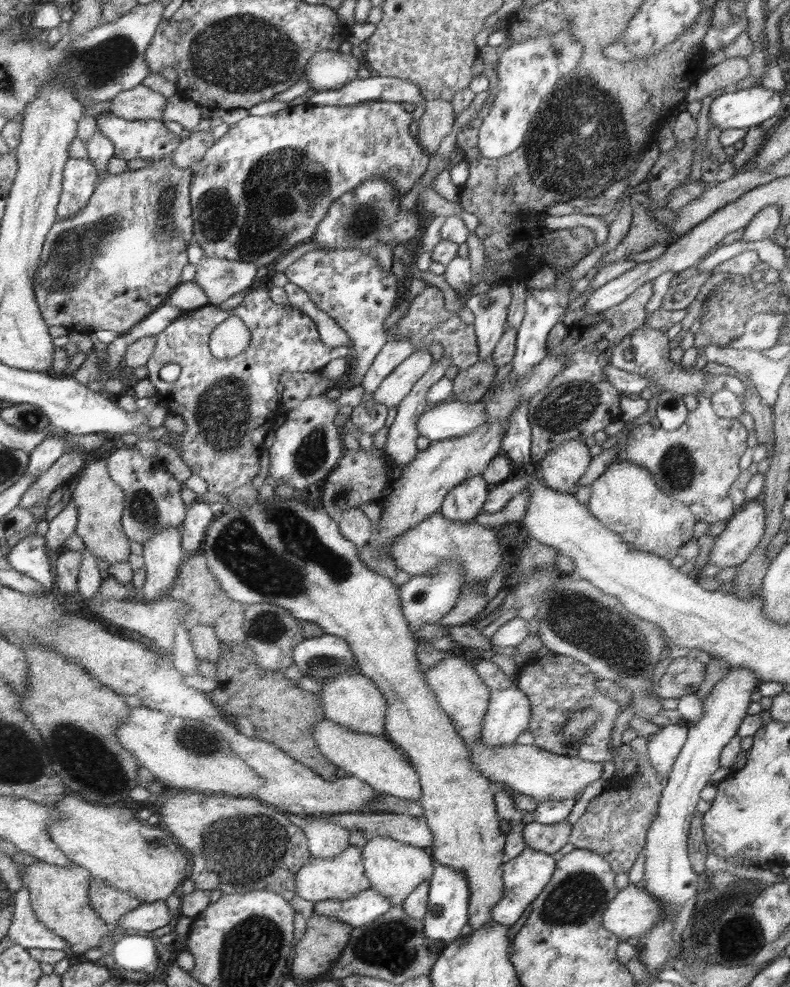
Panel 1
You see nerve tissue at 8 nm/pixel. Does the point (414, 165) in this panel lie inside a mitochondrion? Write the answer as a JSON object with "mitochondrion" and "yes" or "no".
{"mitochondrion":"no"}

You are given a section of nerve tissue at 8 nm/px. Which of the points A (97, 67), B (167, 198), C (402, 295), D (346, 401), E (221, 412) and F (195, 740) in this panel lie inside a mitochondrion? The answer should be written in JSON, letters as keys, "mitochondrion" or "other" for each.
{"A":"mitochondrion","B":"mitochondrion","C":"other","D":"other","E":"mitochondrion","F":"mitochondrion"}

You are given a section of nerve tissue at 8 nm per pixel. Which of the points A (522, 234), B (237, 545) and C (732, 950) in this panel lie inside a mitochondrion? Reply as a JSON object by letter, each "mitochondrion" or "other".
{"A":"other","B":"mitochondrion","C":"other"}

